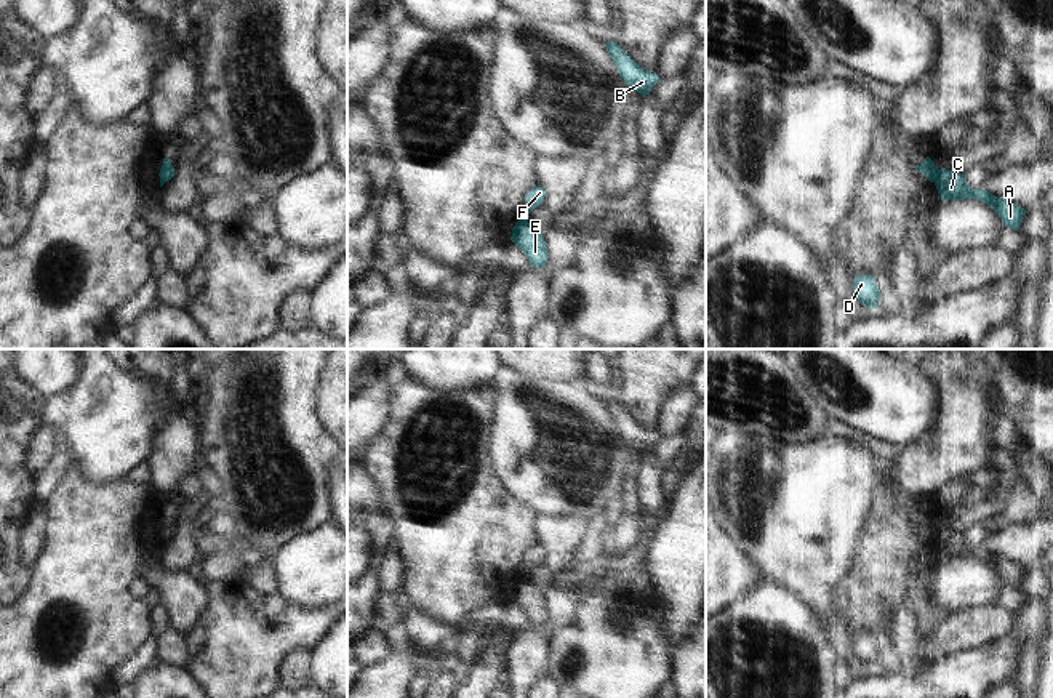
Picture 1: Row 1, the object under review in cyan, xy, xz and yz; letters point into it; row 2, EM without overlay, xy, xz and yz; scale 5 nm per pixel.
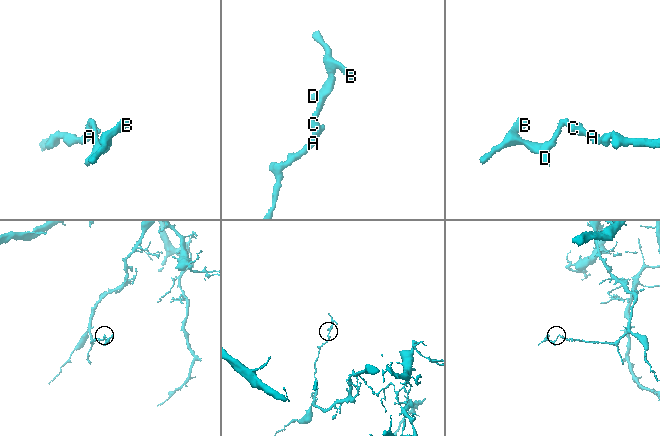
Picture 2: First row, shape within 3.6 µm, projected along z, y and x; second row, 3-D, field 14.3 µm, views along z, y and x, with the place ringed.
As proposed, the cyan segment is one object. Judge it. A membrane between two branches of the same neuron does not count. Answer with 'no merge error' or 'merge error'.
merge error

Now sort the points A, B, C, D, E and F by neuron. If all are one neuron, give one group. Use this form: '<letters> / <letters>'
A C E / B D F

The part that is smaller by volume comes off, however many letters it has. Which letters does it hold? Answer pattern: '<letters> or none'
B, D, F.

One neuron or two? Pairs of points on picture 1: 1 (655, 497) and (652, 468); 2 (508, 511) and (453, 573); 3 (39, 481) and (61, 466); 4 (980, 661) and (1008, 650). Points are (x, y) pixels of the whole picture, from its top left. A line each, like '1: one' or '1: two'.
1: one
2: one
3: one
4: one

